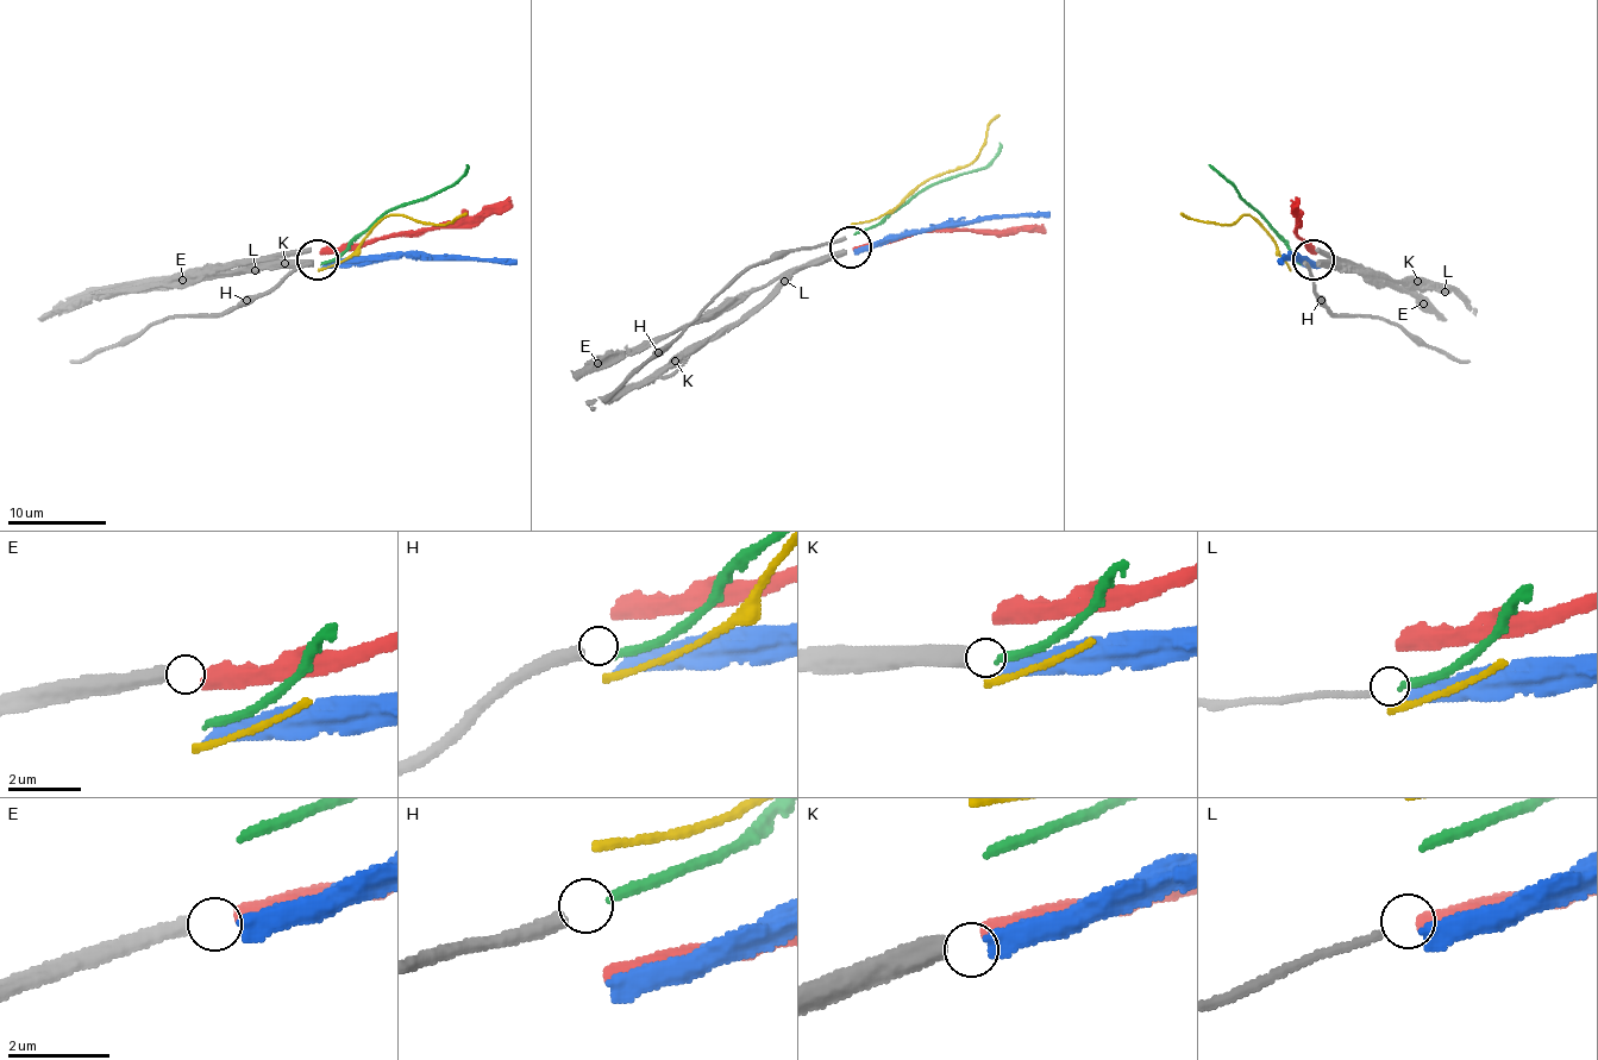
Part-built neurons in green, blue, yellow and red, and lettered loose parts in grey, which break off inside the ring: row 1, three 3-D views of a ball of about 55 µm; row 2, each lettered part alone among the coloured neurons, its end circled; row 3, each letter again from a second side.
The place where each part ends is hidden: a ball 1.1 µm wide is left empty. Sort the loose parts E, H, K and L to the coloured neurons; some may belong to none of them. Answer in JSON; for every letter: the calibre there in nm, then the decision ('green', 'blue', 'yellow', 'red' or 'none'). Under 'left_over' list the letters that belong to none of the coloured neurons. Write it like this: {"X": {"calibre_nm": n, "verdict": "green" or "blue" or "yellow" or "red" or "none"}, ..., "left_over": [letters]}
{"E": {"calibre_nm": 360, "verdict": "none"}, "H": {"calibre_nm": 360, "verdict": "none"}, "K": {"calibre_nm": 500, "verdict": "none"}, "L": {"calibre_nm": 150, "verdict": "none"}, "left_over": ["E", "H", "K", "L"]}

